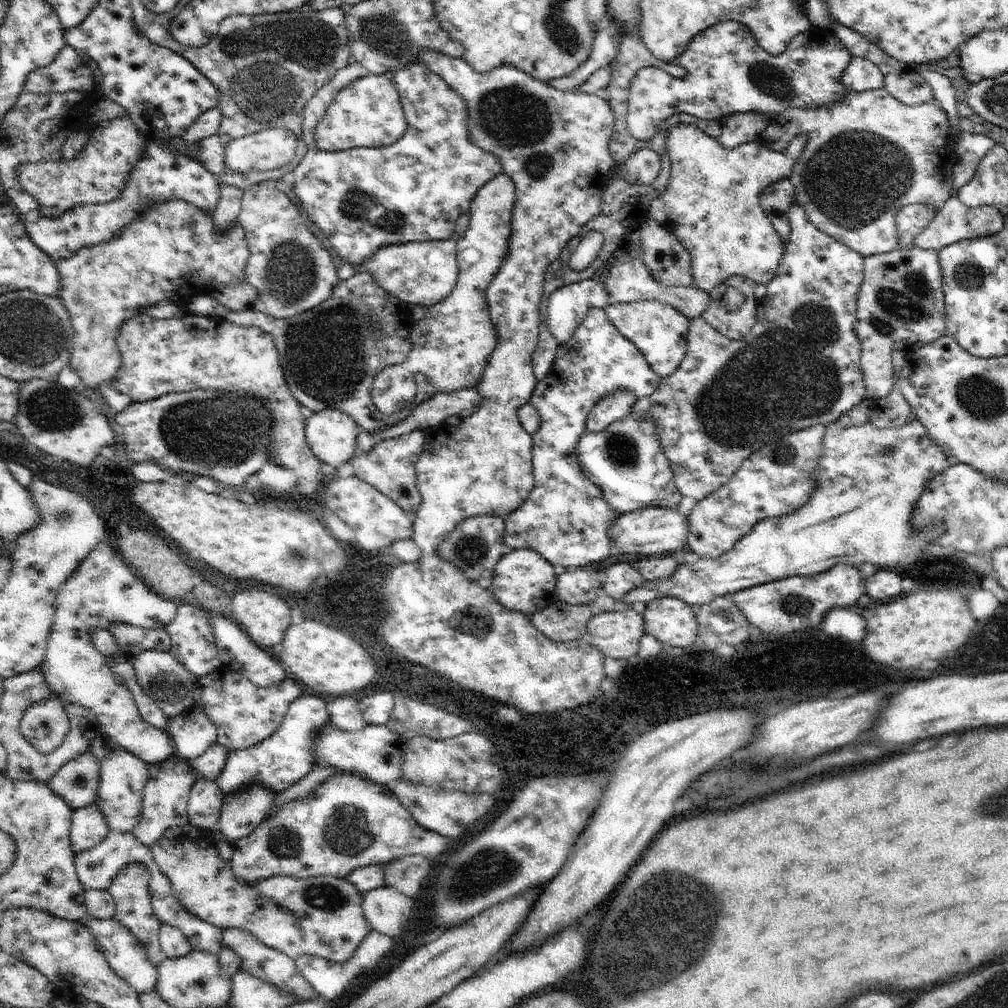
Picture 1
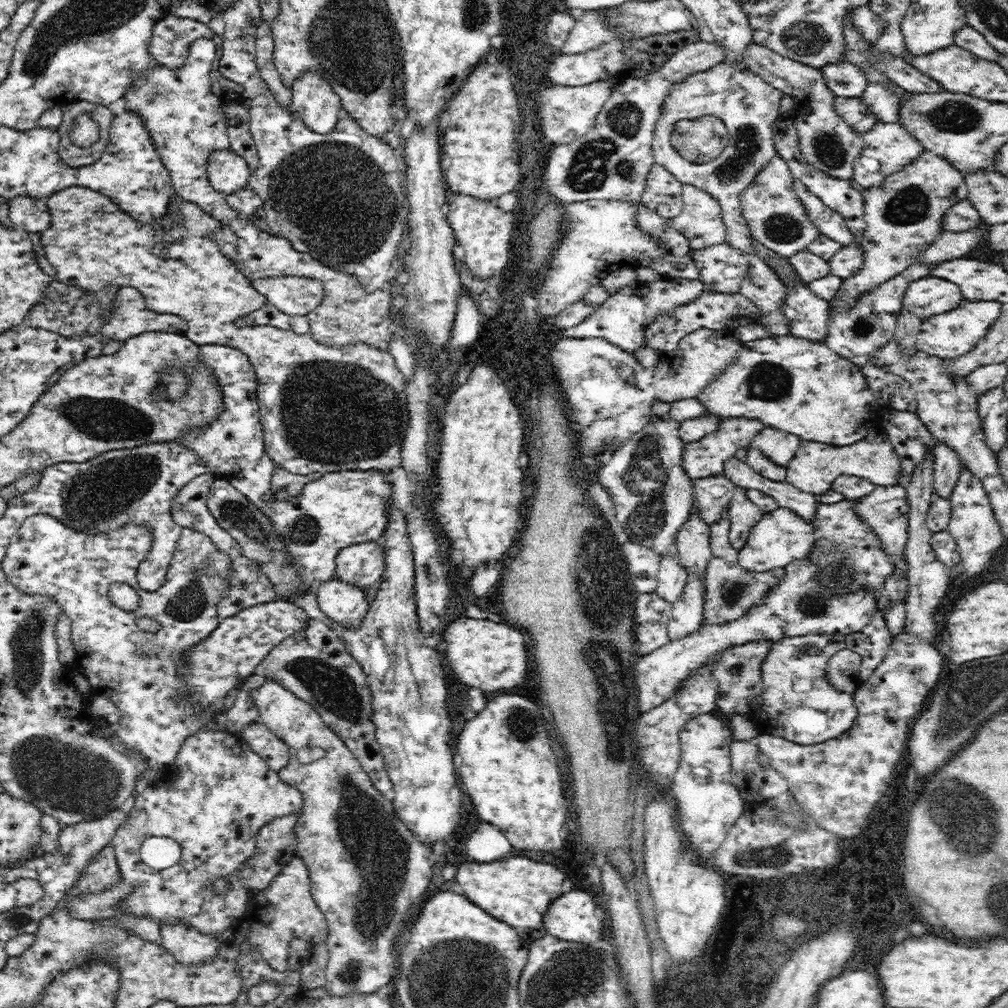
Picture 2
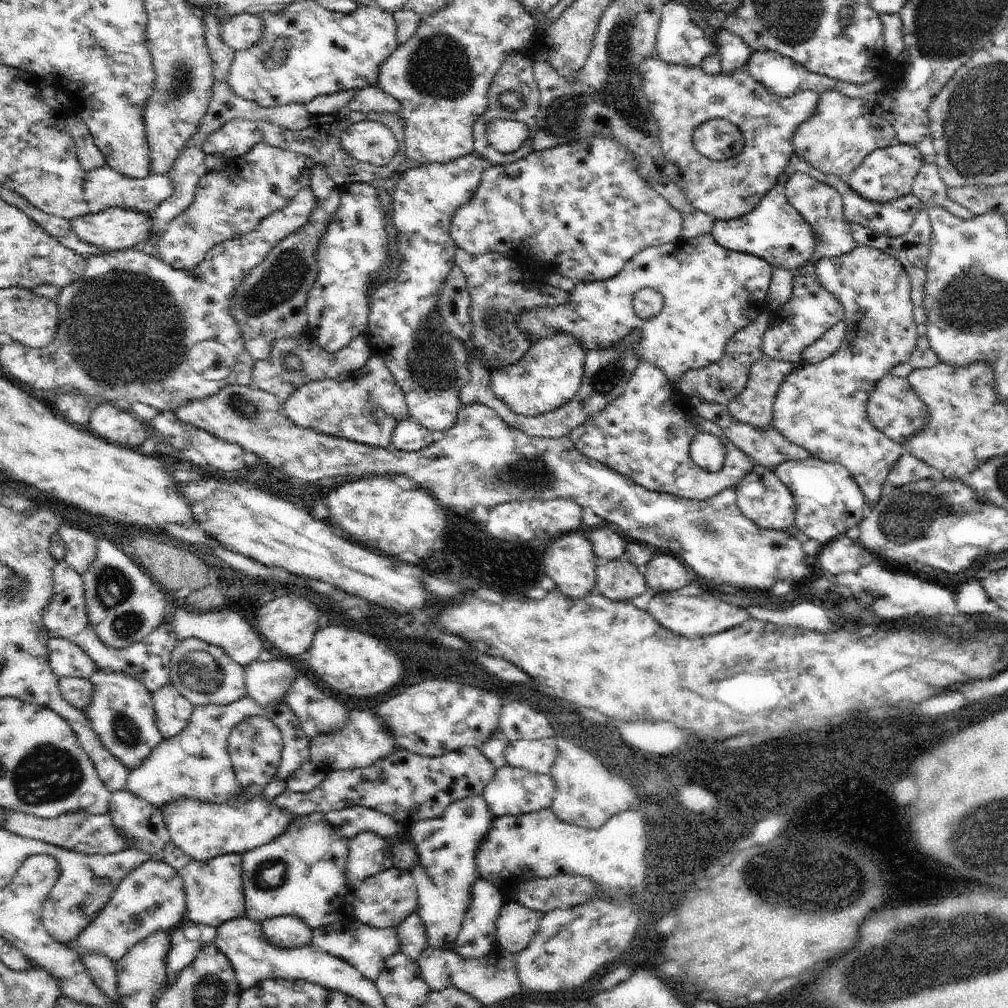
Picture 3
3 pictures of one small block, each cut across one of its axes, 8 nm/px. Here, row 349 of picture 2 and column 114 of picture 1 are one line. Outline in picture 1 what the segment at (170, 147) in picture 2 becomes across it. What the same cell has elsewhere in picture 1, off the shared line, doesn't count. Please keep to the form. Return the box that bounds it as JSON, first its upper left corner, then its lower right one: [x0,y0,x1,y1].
[113,312,325,500]

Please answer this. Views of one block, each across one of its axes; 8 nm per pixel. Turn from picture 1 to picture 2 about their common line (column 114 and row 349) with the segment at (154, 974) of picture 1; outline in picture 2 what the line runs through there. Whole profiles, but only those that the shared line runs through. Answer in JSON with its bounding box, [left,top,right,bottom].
[918,298,1002,358]

